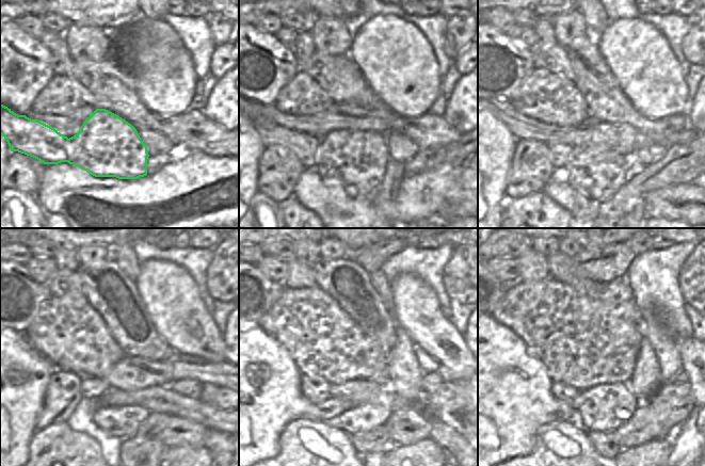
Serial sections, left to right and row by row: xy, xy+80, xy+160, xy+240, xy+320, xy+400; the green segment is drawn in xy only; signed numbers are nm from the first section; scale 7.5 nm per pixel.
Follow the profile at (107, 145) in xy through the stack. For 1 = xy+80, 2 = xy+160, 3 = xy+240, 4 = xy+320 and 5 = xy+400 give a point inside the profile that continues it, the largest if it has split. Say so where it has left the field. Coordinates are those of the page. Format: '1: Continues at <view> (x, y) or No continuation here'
1: Continues at xy+80 (357, 158)
2: Continues at xy+160 (596, 171)
3: Continues at xy+240 (122, 422)
4: Continues at xy+320 (373, 405)
5: Continues at xy+400 (605, 407).

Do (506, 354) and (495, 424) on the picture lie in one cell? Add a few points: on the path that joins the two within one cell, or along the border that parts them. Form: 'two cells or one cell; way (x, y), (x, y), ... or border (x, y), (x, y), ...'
one cell; way (495, 371), (495, 407)

